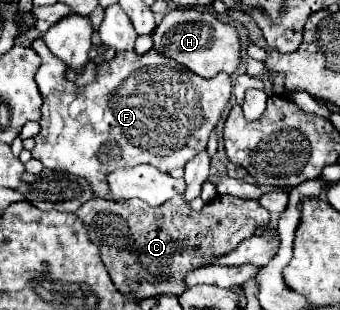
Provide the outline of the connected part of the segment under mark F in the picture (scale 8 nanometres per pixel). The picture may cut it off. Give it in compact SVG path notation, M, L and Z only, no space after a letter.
M43 39L33 41L33 51L41 57L41 67L35 75L37 87L43 95L41 109L41 131L35 137L35 149L31 151L47 169L65 171L75 177L85 177L97 197L109 195L109 185L105 175L119 167L135 167L141 163L165 169L167 173L175 167L183 167L191 157L207 147L209 133L217 125L229 97L233 91L233 81L227 73L219 73L213 79L203 79L177 61L163 57L155 49L145 55L135 55L135 51L121 51L111 61L103 63L97 73L97 81L87 87L77 87L65 79L63 61L57 59L43 43Z

